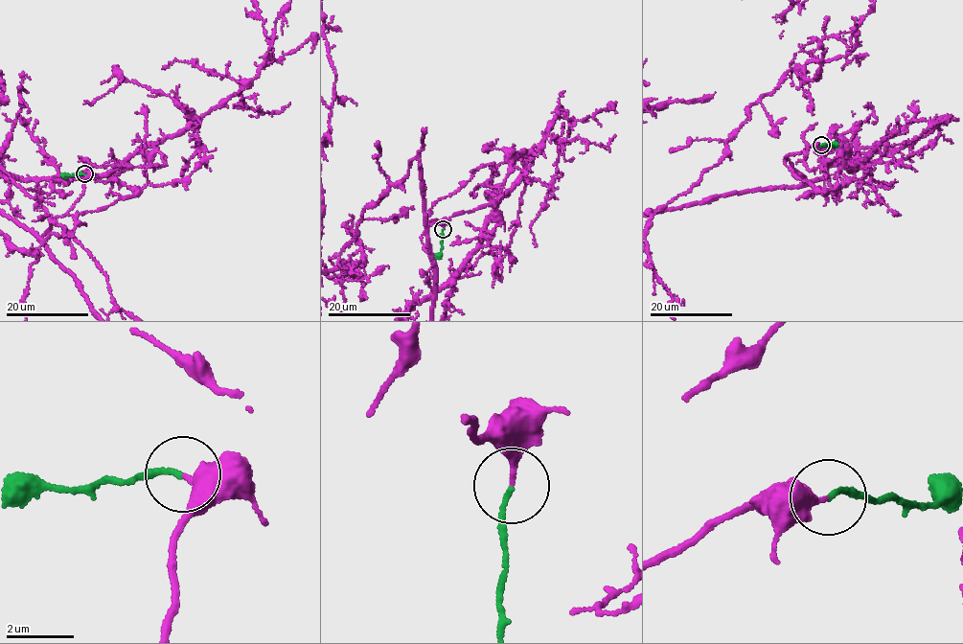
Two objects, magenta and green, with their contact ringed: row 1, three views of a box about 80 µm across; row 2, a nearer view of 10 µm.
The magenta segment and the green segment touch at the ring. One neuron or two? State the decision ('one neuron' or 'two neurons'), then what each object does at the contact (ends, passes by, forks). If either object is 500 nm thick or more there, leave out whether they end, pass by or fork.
one neuron; magenta ends there; green ends there

